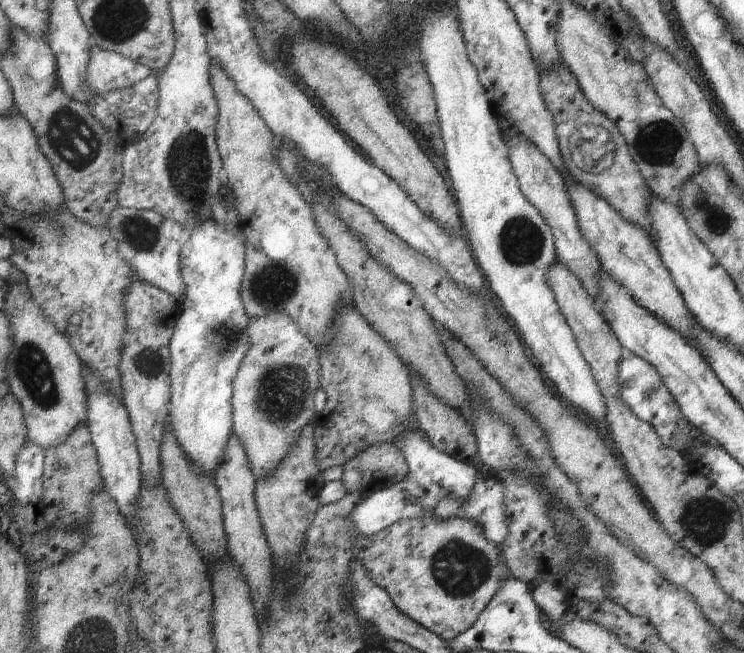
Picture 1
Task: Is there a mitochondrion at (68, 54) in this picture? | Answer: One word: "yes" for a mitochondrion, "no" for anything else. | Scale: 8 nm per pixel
no

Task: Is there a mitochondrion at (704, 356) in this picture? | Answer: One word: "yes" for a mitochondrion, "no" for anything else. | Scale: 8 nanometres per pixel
no

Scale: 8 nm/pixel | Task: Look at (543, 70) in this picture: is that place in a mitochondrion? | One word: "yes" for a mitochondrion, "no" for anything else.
no

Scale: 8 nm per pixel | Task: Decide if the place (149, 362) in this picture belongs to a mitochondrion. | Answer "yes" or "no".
yes

